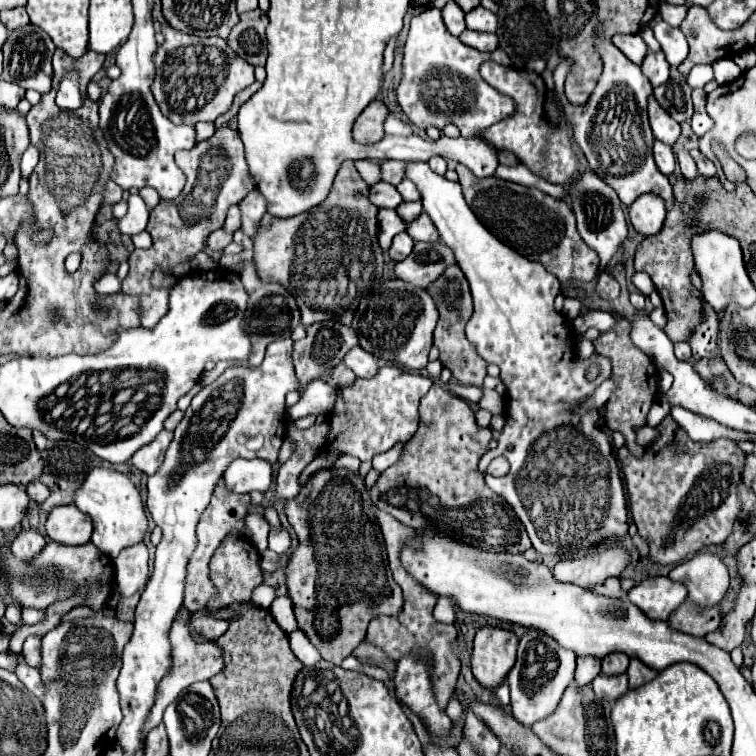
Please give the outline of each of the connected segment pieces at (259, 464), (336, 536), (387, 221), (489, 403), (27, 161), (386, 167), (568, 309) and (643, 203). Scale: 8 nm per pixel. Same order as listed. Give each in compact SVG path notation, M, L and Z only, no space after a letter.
M238 458L224 472L226 488L236 494L246 494L252 490L266 492L270 482L272 482L272 468L266 460L260 458L254 460Z
M320 470L308 480L306 486L302 486L296 498L286 502L286 516L298 536L298 546L284 568L288 596L294 602L298 628L306 636L316 636L312 644L326 662L340 666L342 660L364 642L366 628L372 618L382 614L396 616L404 606L400 586L392 580L392 572L388 568L384 538L372 512L370 494L366 492L362 478L356 474L346 470Z
M378 210L378 220L380 220L380 232L378 232L378 240L380 240L380 248L384 248L384 252L390 248L392 238L398 232L406 230L406 224L398 218L398 214L394 210Z
M484 390L484 396L478 402L478 406L488 410L490 414L502 414L504 412L504 398L494 390Z
M30 144L28 150L26 150L24 156L22 156L22 176L24 176L24 178L28 178L28 176L32 174L34 166L38 164L38 158L40 158L40 150L38 150L34 144Z
M384 160L380 164L380 170L382 170L382 182L388 182L388 184L394 184L398 186L400 180L404 178L404 162L400 160Z
M566 298L566 300L564 300L564 310L562 310L562 314L564 314L568 320L574 320L574 318L580 314L580 308L582 308L580 300L570 300L570 298Z
M642 194L628 208L628 216L636 232L644 236L654 236L662 230L666 218L664 200L660 200L660 196L656 194Z

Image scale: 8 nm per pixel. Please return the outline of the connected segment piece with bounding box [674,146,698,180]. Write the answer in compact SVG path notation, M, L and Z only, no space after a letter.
M674 146L674 152L678 154L678 164L680 164L680 172L682 172L684 180L694 180L698 176L698 168L696 168L696 162L692 160L692 156L678 146Z

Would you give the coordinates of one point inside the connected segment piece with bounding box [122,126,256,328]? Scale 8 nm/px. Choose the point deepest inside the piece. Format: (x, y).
(217, 176)

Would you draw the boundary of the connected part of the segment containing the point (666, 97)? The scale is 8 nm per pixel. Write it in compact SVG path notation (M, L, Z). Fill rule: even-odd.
M684 76L670 78L670 82L654 88L654 98L660 106L676 120L686 122L692 118L692 88L686 84Z

